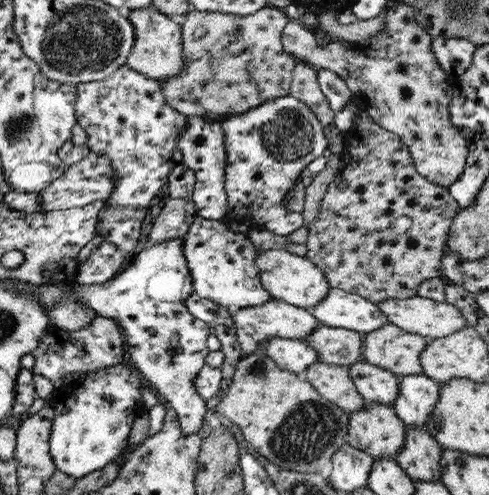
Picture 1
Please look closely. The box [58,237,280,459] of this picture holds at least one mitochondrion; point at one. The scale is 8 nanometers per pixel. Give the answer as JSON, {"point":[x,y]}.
{"point":[258,368]}

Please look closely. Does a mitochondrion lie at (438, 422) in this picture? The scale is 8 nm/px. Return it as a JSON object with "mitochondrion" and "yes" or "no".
{"mitochondrion":"yes"}

